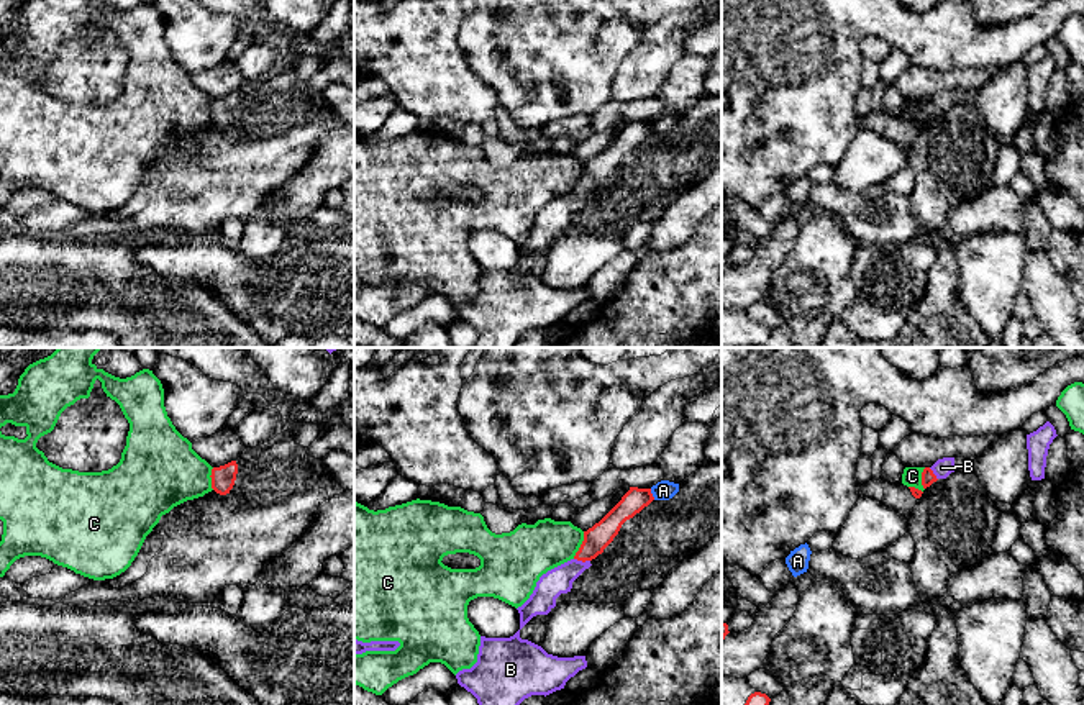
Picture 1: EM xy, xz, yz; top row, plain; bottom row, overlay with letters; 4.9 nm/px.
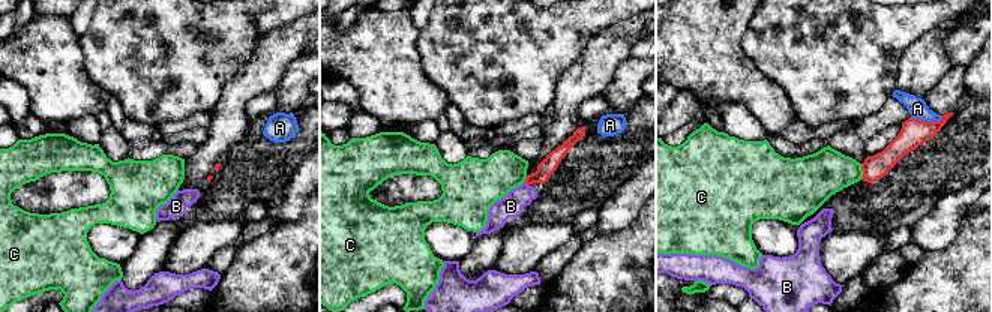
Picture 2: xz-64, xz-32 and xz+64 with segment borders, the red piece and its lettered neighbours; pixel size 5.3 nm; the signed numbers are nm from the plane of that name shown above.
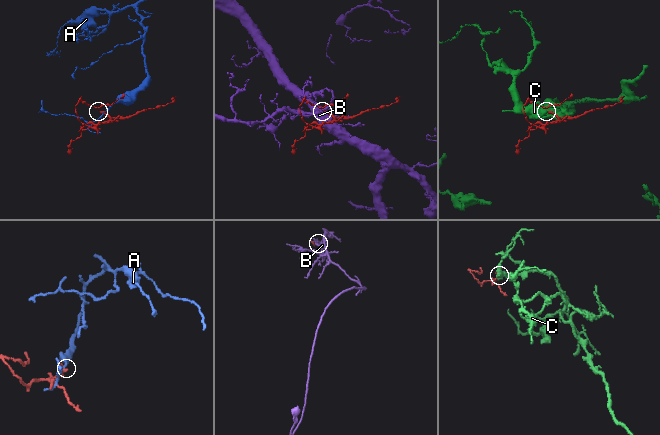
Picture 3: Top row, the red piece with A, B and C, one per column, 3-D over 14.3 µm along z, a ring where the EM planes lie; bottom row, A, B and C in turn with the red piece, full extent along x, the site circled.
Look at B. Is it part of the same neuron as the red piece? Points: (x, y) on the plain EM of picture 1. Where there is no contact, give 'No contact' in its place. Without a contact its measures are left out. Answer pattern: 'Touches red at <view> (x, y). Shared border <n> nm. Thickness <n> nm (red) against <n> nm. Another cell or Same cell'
Touches red at xz (582, 194). Shared border 80 nm. Thickness 120 nm (red) against 130 nm. Same cell

